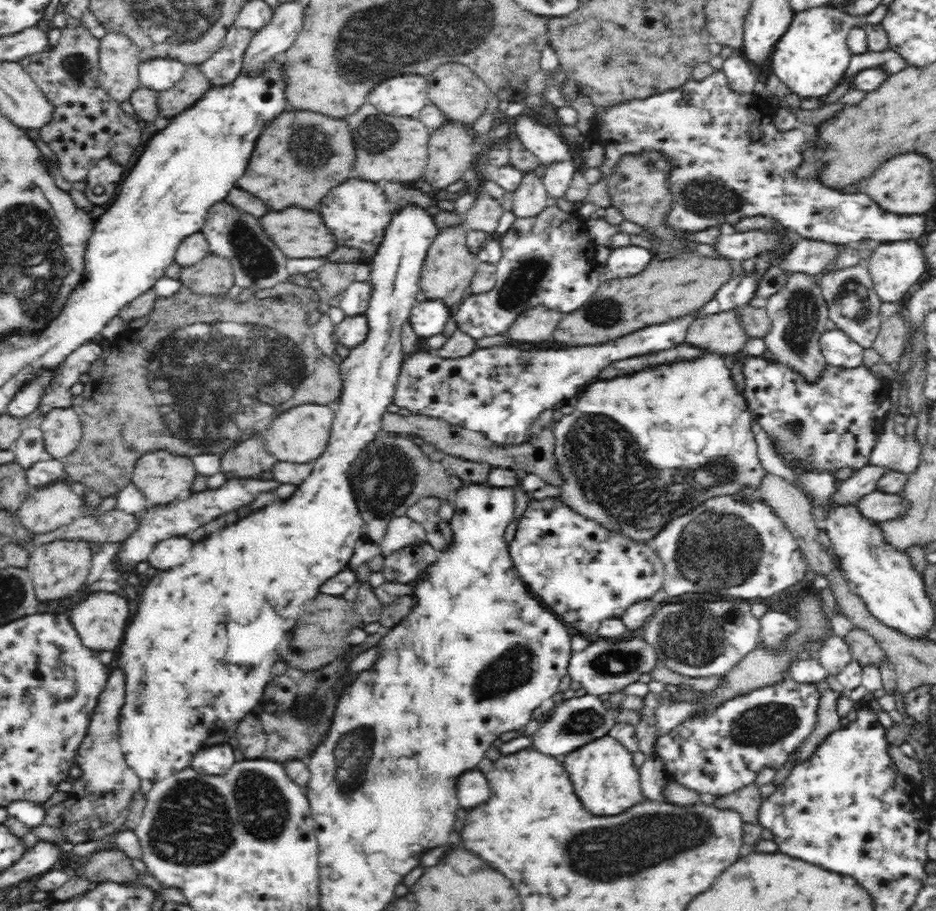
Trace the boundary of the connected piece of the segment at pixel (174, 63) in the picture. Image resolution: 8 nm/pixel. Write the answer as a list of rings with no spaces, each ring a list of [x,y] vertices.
[[[153,58],[141,61],[138,66],[139,86],[155,91],[165,91],[182,80],[189,66],[178,60]]]

